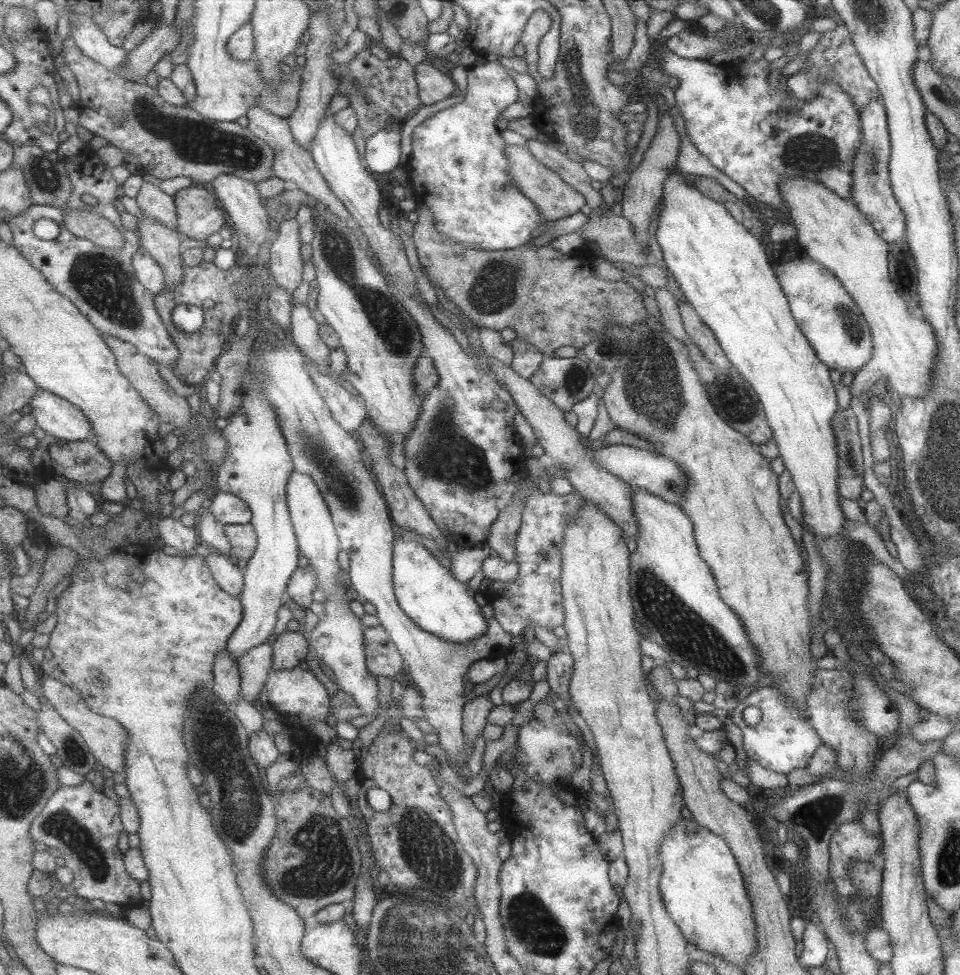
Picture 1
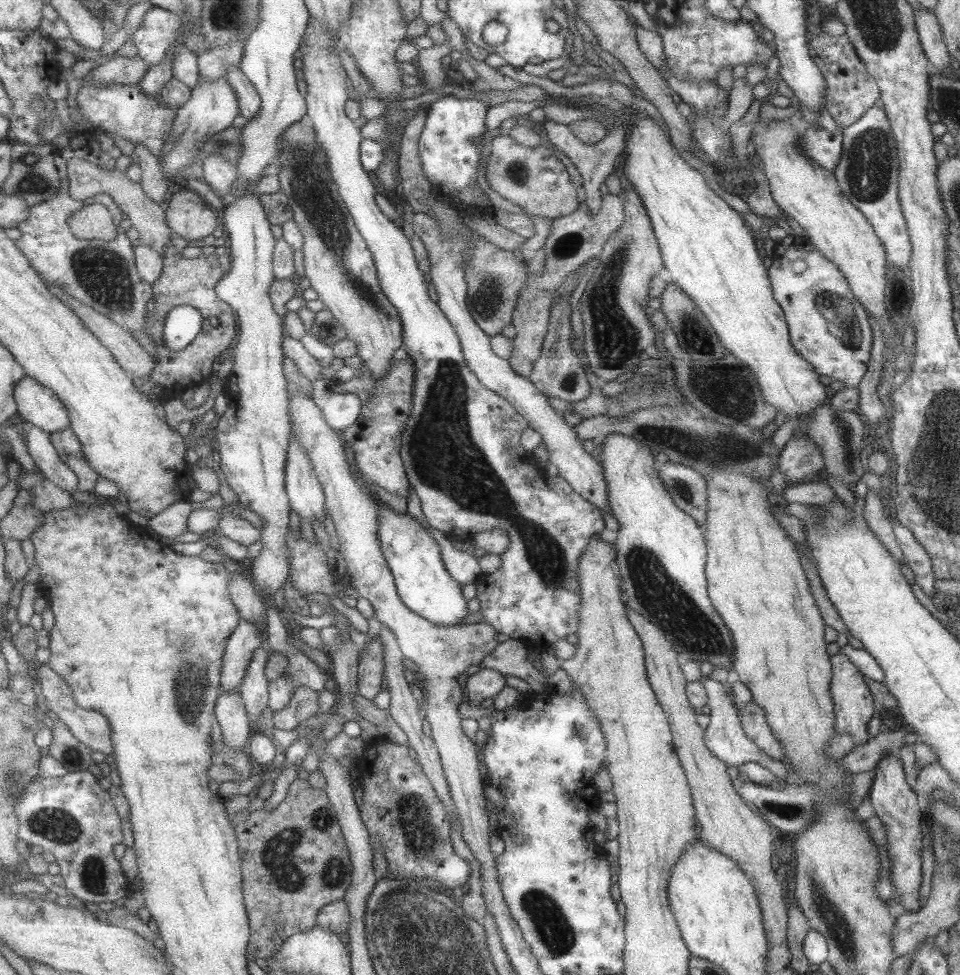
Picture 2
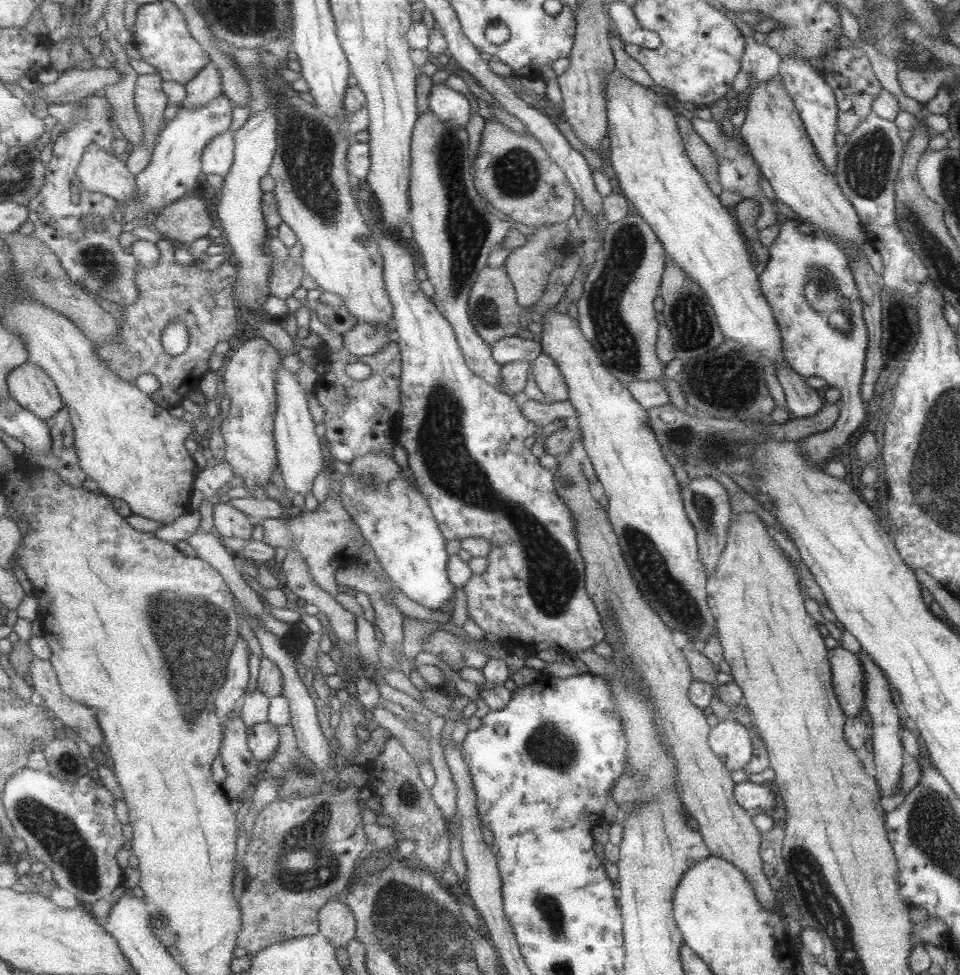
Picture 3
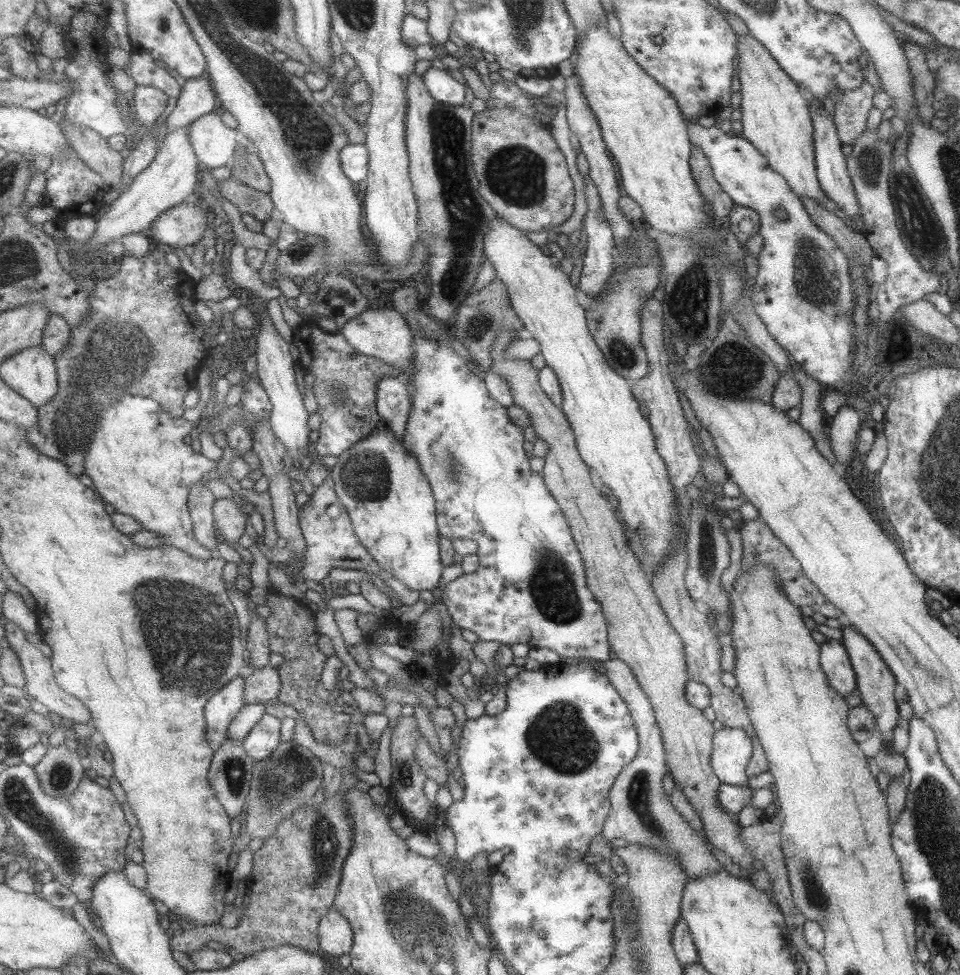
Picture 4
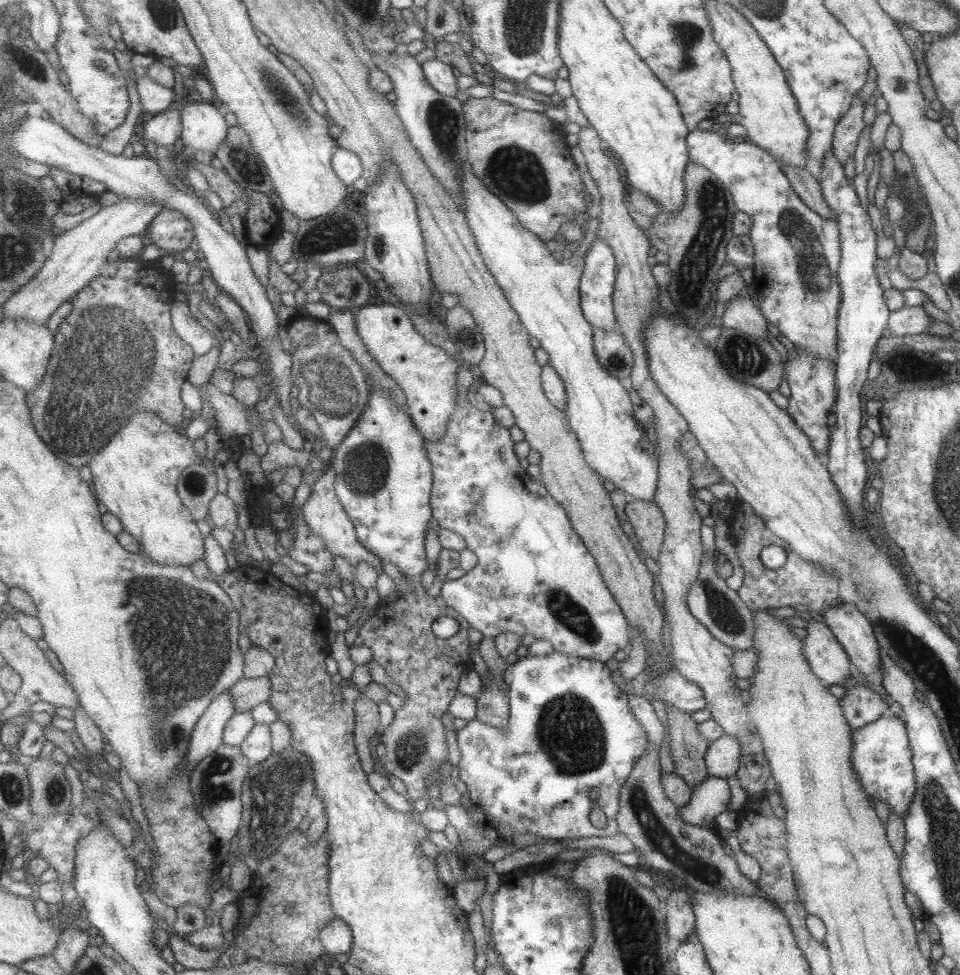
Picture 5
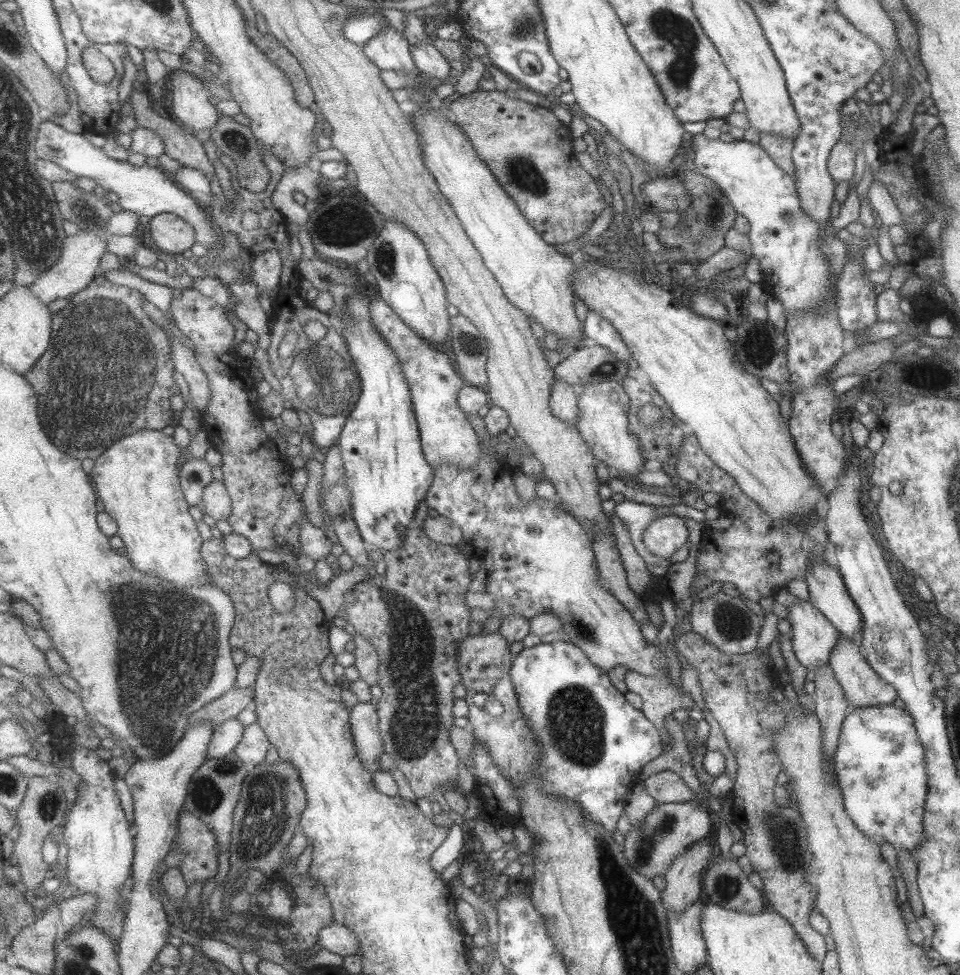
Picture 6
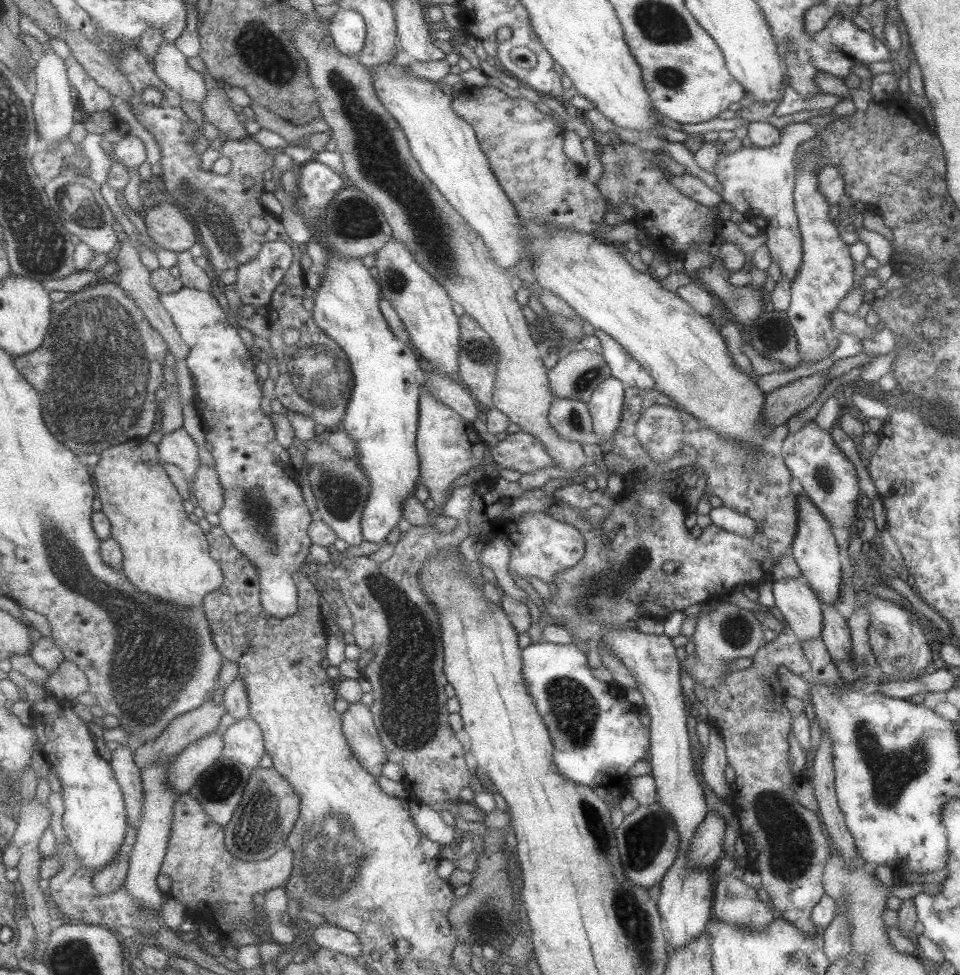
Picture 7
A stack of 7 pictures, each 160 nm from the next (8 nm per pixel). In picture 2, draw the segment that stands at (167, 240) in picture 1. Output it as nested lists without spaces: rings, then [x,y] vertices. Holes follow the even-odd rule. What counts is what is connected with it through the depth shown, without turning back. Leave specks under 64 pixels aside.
[[[73,158],[69,160],[68,164],[69,189],[73,199],[85,201],[96,195],[109,194],[123,210],[123,213],[128,216],[128,219],[132,222],[132,227],[139,233],[139,242],[150,244],[164,256],[167,246],[171,244],[173,229],[169,227],[167,212],[159,203],[148,196],[141,183],[129,180],[126,172],[121,172],[117,168],[115,170],[105,170],[105,167],[93,164],[89,159]]]

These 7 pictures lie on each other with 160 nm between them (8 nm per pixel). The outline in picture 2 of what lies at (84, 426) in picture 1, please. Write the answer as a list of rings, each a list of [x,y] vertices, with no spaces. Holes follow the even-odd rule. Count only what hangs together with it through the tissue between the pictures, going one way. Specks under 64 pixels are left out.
[[[28,374],[17,383],[16,401],[19,414],[49,434],[71,428],[71,416],[64,401],[52,388]]]

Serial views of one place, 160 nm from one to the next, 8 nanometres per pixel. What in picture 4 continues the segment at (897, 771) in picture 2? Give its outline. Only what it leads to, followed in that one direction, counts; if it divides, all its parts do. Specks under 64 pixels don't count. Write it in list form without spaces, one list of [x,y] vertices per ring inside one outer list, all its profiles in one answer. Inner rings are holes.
[[[843,620],[841,630],[843,636],[841,636],[840,644],[845,647],[851,667],[855,672],[856,689],[859,691],[861,701],[865,704],[865,708],[875,716],[876,726],[879,728],[883,745],[891,747],[892,730],[897,724],[897,718],[899,718],[897,703],[893,697],[896,680],[893,674],[889,672],[889,668],[883,663],[881,656],[878,656],[873,647],[865,640],[865,636],[861,636],[857,629],[849,626],[849,623],[845,623]]]

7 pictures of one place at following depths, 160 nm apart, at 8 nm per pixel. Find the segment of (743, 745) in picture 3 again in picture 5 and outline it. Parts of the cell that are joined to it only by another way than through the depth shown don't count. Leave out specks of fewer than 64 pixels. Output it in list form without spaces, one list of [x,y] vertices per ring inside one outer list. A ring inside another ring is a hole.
[[[726,734],[709,742],[704,754],[707,775],[725,780],[735,776],[739,768],[739,751],[737,739]]]

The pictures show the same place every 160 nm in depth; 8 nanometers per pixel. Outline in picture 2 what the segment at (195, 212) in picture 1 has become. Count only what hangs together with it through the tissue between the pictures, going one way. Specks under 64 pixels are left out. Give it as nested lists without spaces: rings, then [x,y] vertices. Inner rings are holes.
[[[189,188],[171,195],[168,205],[169,227],[187,241],[211,236],[220,226],[220,212]]]

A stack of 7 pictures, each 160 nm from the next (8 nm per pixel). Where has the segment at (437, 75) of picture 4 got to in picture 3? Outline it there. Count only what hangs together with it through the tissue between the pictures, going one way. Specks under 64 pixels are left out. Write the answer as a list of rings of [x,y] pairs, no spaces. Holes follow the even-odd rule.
[[[435,83],[430,94],[430,109],[442,121],[451,122],[456,127],[465,127],[471,116],[469,98],[461,92],[449,88],[447,84]]]

